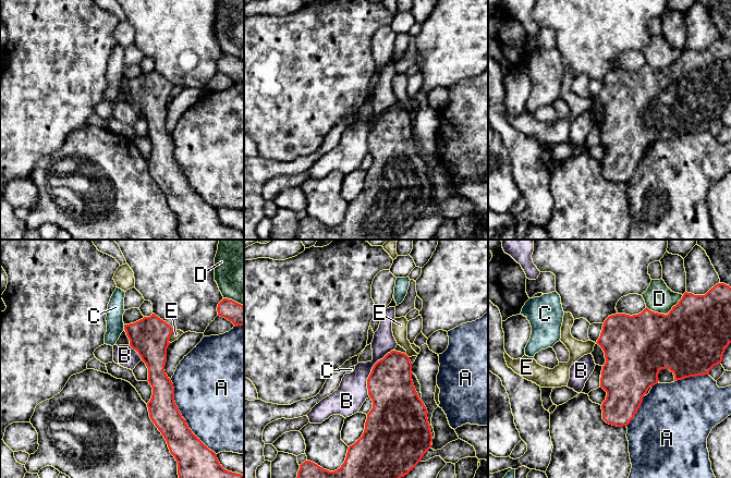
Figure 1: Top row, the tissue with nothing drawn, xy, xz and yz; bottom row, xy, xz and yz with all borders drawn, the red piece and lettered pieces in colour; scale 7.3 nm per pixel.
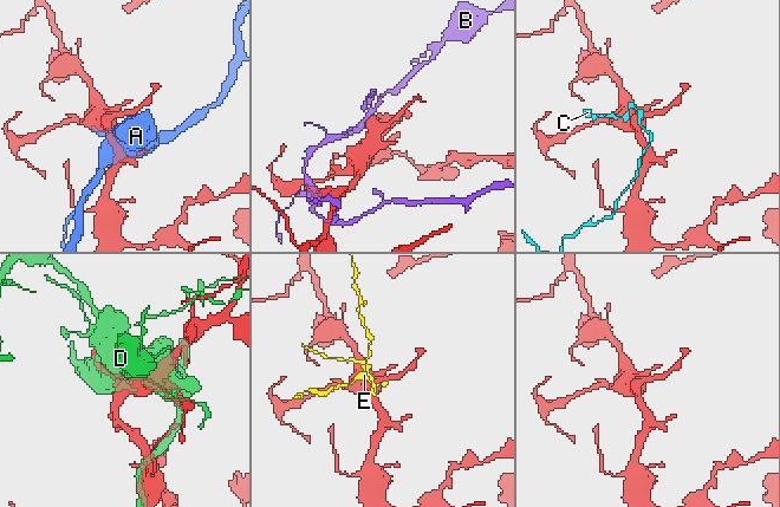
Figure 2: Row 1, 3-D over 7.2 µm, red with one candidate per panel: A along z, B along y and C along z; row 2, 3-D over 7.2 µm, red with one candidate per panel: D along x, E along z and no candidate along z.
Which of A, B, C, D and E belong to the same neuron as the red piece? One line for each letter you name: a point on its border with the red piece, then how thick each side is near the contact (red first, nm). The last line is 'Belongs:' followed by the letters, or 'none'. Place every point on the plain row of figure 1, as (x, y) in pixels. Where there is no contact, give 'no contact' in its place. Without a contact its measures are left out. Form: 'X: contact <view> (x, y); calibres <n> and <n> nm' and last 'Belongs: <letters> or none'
Belongs: none

